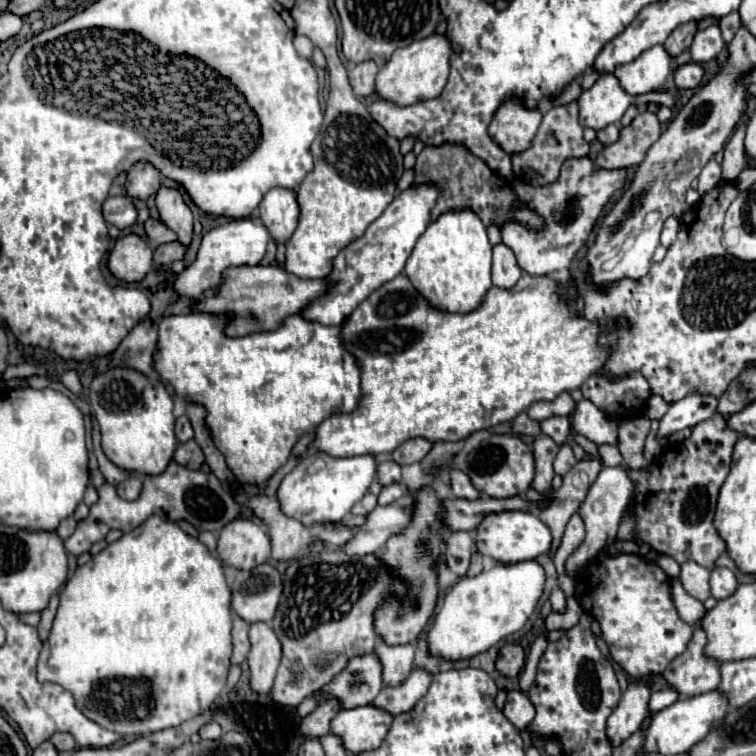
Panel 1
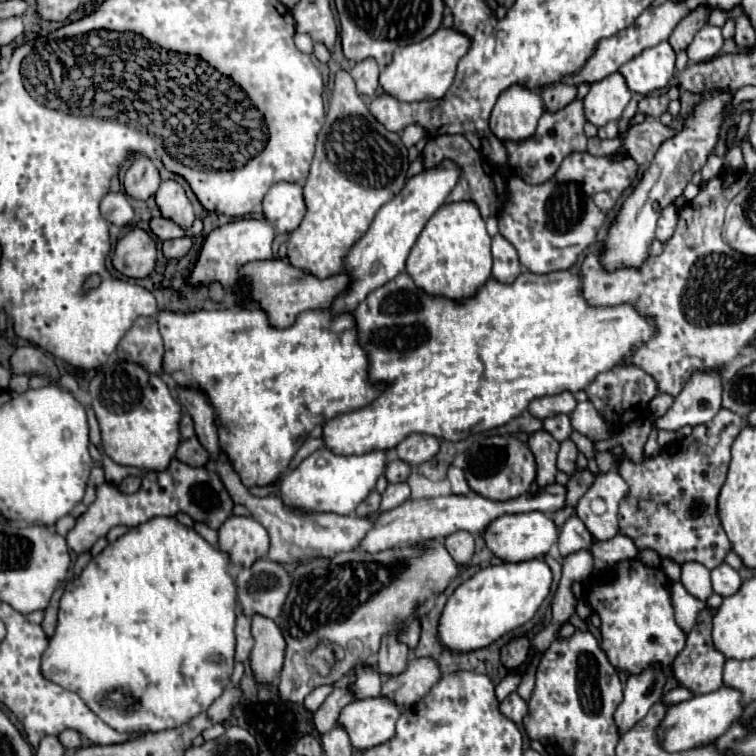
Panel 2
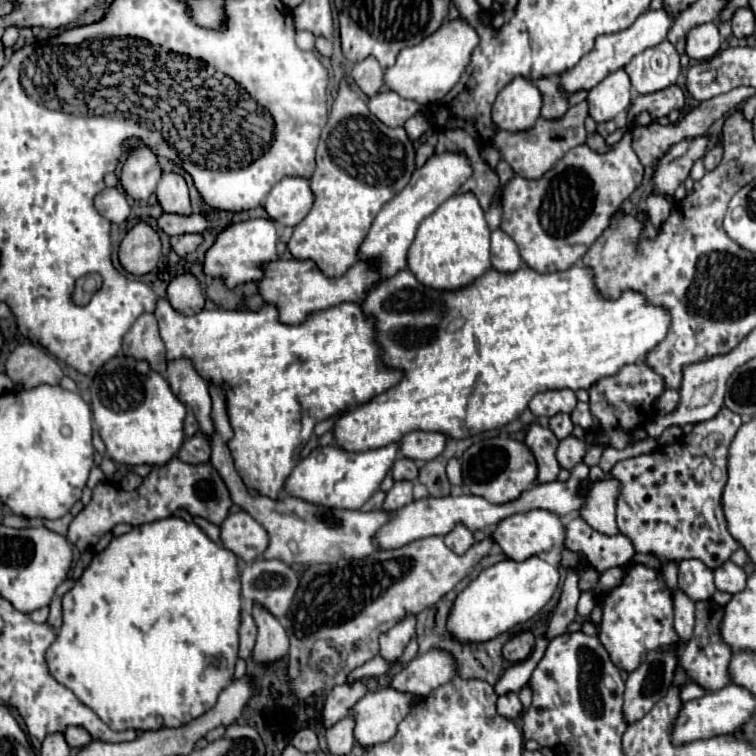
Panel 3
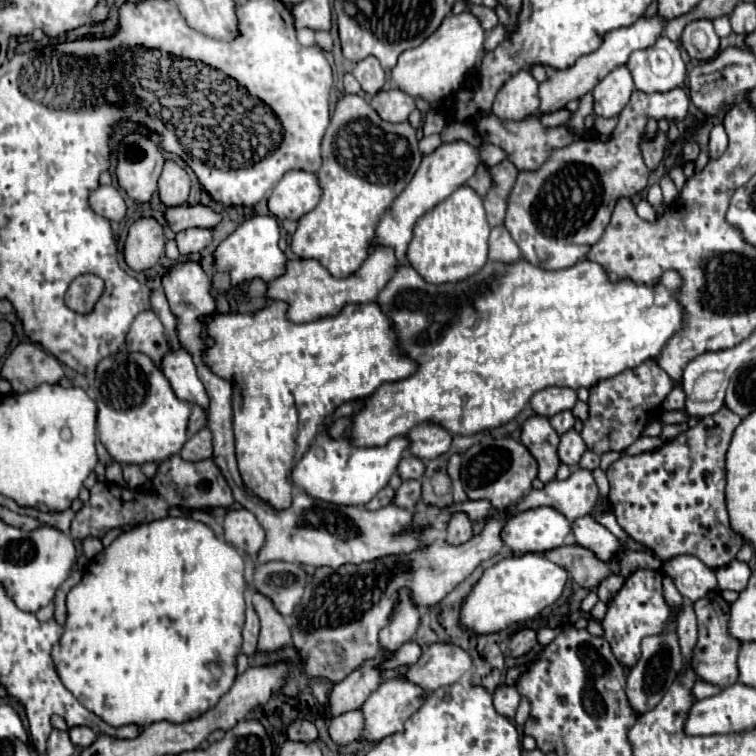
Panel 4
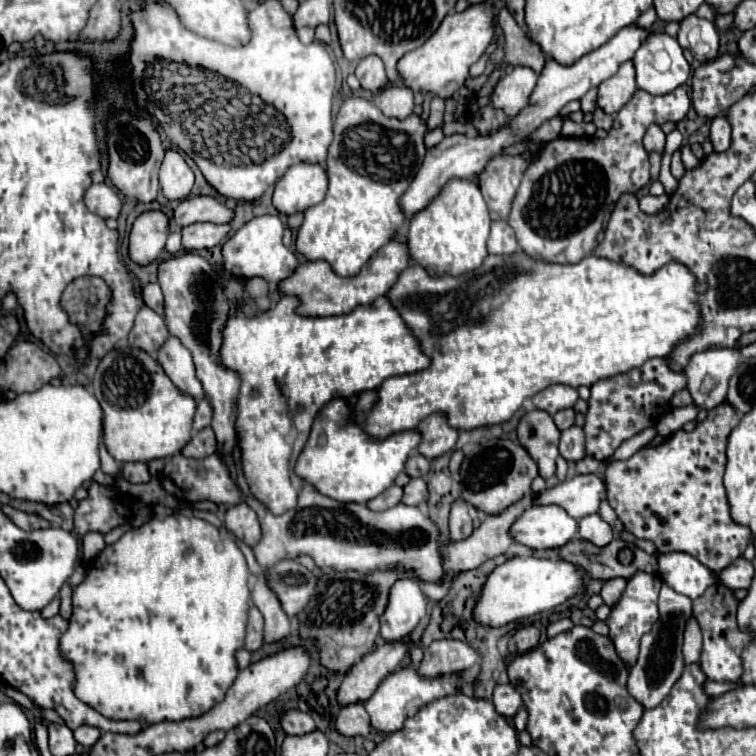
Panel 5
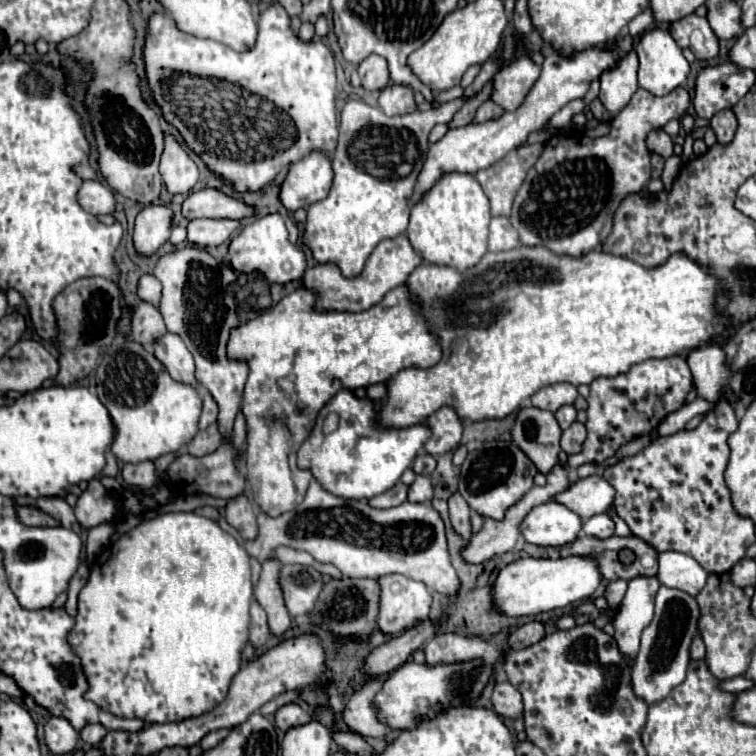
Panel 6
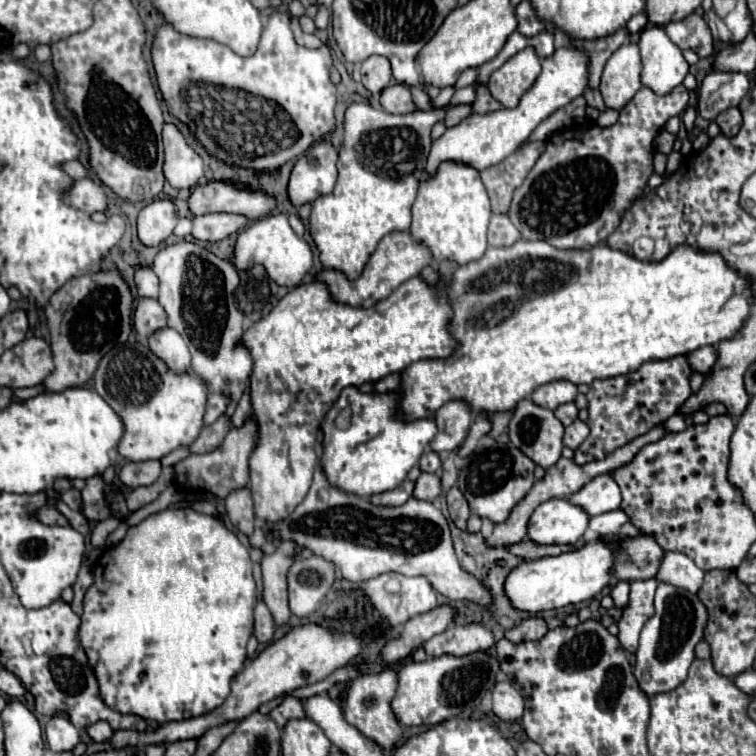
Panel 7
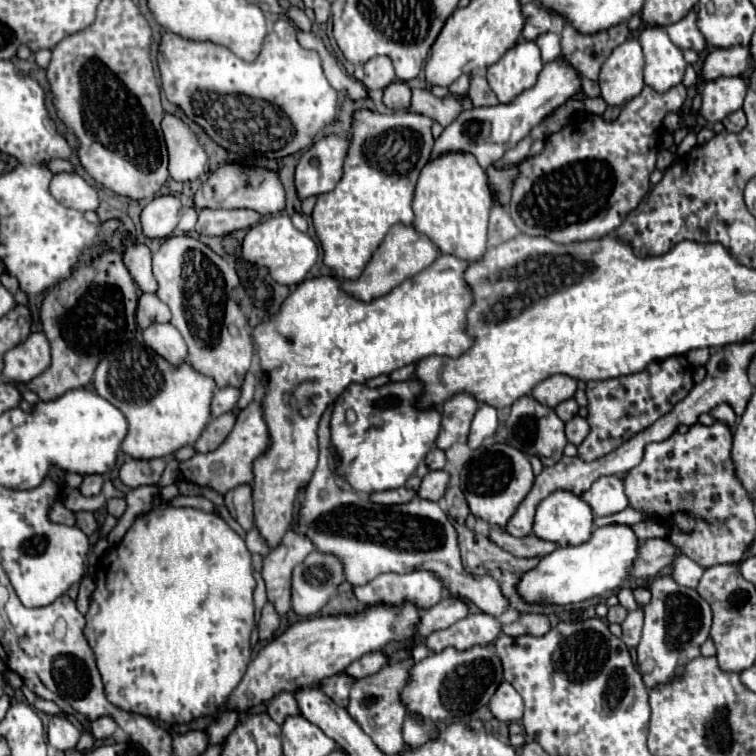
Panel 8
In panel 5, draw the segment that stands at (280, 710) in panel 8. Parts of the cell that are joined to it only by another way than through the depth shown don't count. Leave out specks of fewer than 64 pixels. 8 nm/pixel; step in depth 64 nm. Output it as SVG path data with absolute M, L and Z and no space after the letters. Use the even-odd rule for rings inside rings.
M290 710L280 716L280 726L286 734L306 734L316 728L314 720L310 714L300 712L300 710Z

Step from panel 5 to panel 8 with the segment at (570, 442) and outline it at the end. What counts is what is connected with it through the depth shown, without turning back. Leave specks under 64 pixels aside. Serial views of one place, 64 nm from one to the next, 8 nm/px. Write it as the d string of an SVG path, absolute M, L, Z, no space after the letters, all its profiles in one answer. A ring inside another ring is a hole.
M574 416L574 420L570 420L570 422L566 424L568 442L572 442L572 444L576 444L576 446L586 438L588 432L590 432L590 426L588 426L588 422L586 422L582 416Z

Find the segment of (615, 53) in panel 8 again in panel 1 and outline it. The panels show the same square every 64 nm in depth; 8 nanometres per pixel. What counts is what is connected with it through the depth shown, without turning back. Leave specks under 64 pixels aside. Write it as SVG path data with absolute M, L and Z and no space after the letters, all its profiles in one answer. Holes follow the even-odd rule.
M602 74L596 80L596 84L590 90L582 92L582 96L578 98L578 104L580 104L580 124L584 128L602 130L608 124L620 122L622 114L626 112L626 108L630 104L635 104L641 109L650 102L668 106L674 110L677 99L671 92L659 91L639 96L630 96L618 84L618 78L614 74Z

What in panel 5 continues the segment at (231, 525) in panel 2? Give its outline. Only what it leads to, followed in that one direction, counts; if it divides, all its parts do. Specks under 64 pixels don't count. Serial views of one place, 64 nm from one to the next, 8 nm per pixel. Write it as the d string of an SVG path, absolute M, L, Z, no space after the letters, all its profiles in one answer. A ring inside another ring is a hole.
M246 502L230 506L226 510L226 520L224 522L226 522L226 528L236 538L244 540L248 546L254 546L260 540L260 536L262 536L256 512Z

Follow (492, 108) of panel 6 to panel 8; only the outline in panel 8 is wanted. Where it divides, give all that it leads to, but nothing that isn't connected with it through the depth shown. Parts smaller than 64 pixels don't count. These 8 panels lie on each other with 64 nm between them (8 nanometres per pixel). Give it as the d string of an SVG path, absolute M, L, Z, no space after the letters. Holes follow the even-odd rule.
M470 74L470 100L474 102L474 106L496 106L498 100L492 94L488 80L480 74Z

